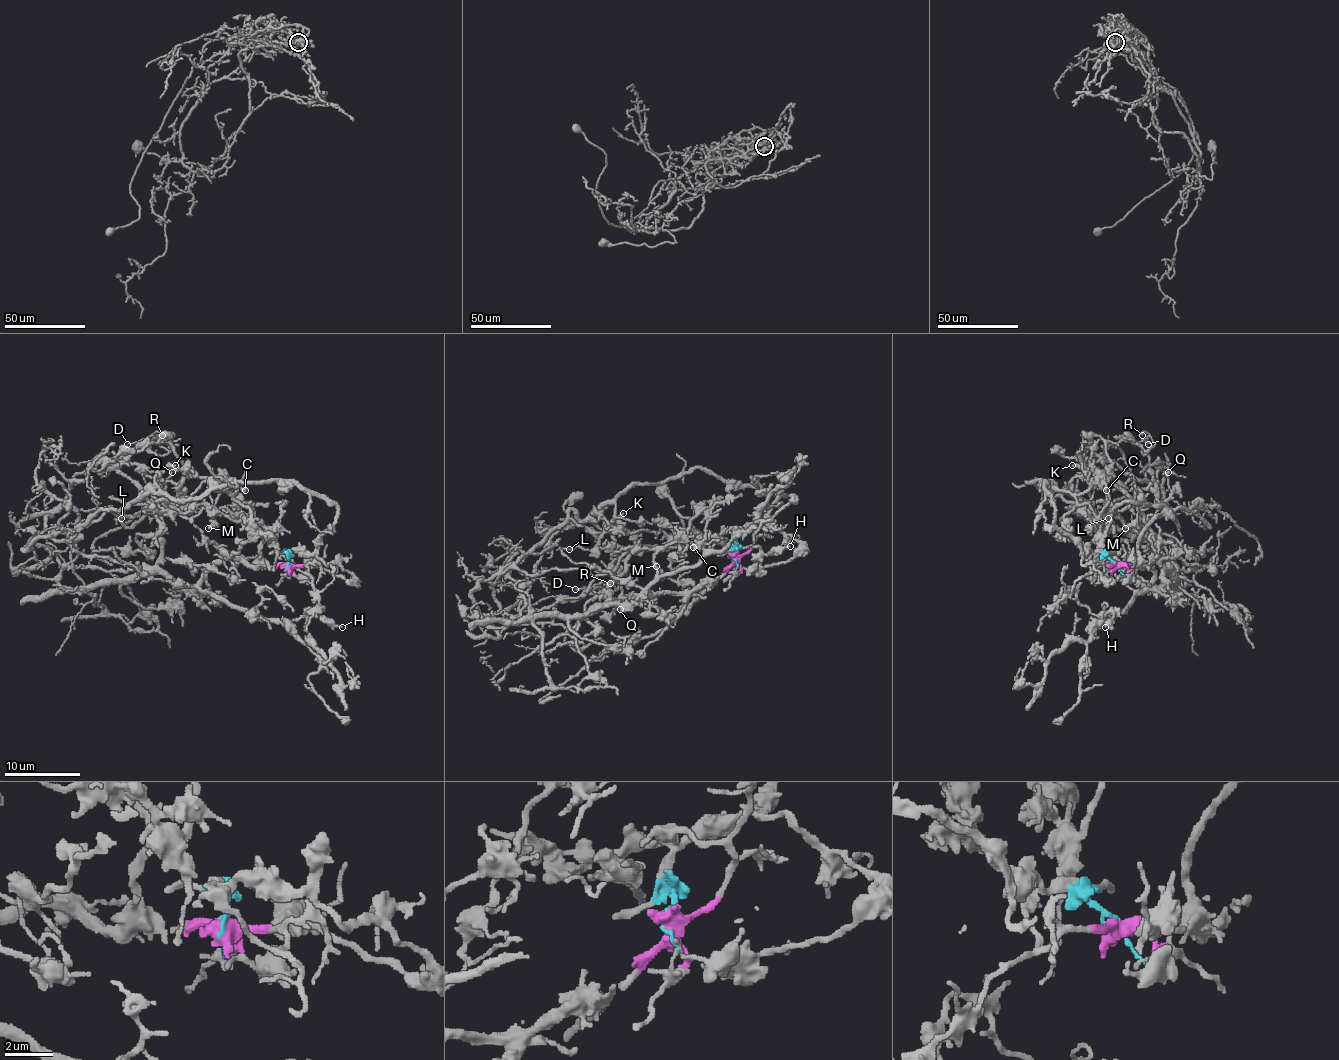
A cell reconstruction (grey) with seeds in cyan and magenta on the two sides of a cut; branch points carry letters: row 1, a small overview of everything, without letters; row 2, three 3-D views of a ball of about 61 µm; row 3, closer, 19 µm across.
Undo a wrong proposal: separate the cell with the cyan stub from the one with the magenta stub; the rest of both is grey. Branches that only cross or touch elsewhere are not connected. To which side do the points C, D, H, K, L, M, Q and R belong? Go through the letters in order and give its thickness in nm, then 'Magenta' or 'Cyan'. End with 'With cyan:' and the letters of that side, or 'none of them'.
C: Thickness 130 nm. Magenta
D: Thickness 90 nm. Magenta
H: Thickness 130 nm. Magenta
K: Thickness 200 nm. Magenta
L: Thickness 110 nm. Cyan
M: Thickness 240 nm. Magenta
Q: Thickness 150 nm. Magenta
R: Thickness 110 nm. Magenta
With cyan: L

